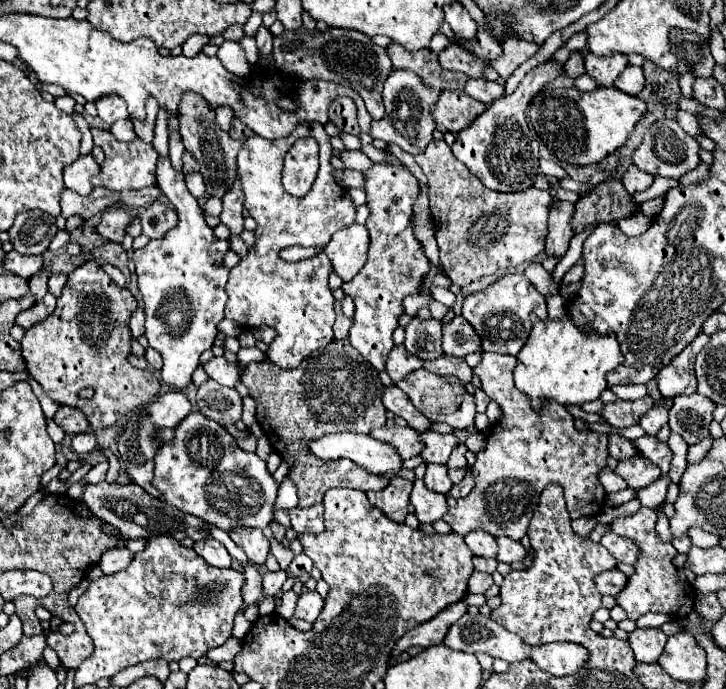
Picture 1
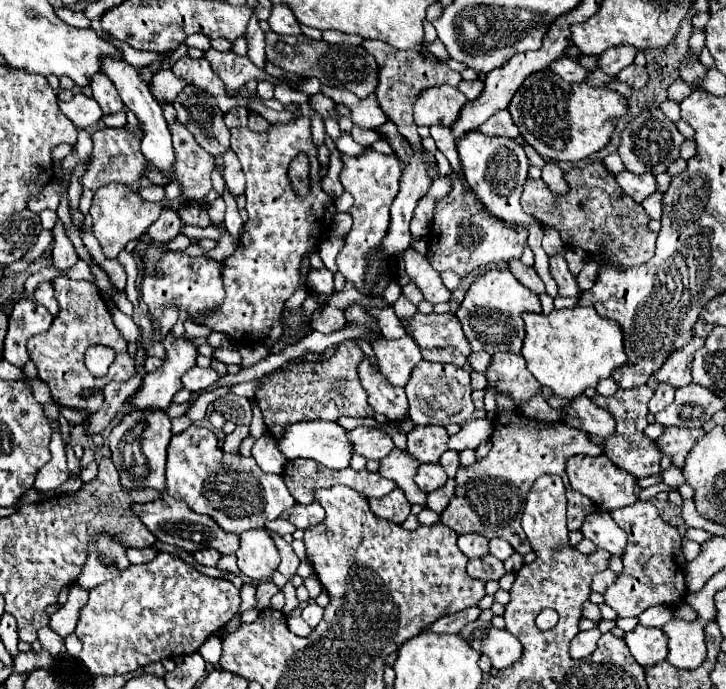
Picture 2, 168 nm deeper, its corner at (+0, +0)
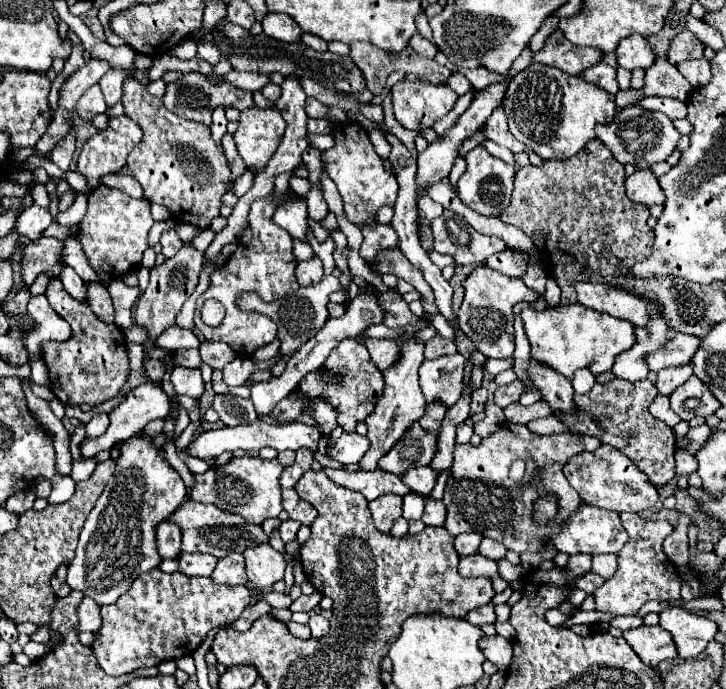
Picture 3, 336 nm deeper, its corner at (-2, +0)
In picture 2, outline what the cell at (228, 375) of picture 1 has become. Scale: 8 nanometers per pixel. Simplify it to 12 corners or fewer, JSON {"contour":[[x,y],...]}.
{"contour":[[192,367],[182,385],[188,391],[210,387],[216,379],[212,367]]}

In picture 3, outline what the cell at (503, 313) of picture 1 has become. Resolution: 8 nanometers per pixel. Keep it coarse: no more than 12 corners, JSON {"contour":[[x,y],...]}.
{"contour":[[488,265],[464,281],[458,323],[482,355],[512,357],[516,303],[538,293]]}

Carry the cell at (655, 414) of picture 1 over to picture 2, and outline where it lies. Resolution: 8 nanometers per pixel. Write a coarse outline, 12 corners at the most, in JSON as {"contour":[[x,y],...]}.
{"contour":[[658,385],[650,403],[650,413],[658,413],[674,401],[674,389]]}

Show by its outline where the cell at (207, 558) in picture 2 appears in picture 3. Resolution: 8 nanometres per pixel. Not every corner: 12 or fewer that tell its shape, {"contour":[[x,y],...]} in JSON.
{"contour":[[180,555],[180,571],[190,577],[210,577],[214,555]]}

